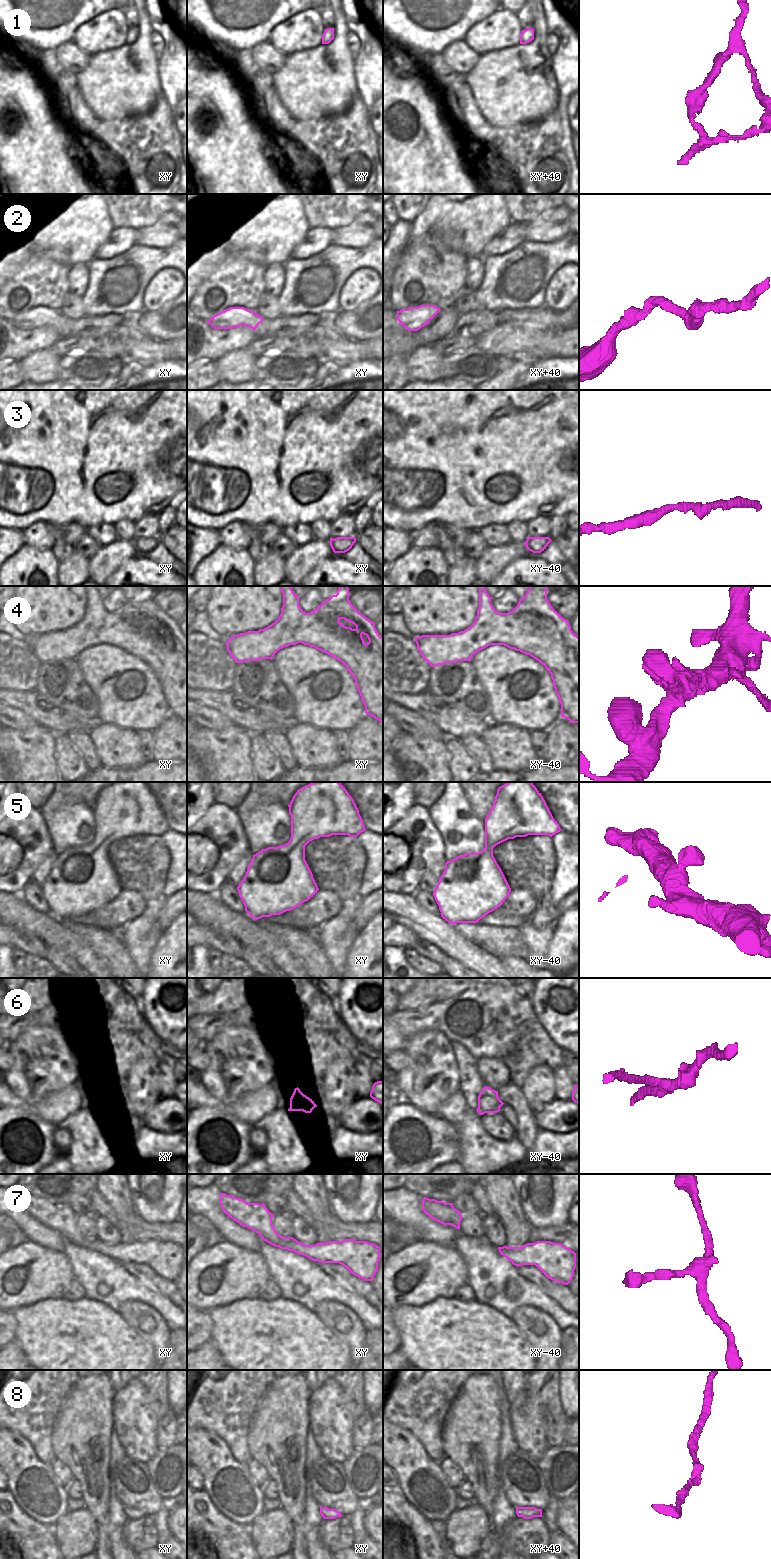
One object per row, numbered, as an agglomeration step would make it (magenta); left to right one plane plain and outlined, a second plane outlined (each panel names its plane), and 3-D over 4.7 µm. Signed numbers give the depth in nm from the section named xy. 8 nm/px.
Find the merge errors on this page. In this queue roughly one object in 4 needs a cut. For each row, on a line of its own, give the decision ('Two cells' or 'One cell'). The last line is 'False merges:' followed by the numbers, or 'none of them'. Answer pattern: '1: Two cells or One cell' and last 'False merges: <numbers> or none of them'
1: One cell
2: One cell
3: One cell
4: One cell
5: One cell
6: Two cells
7: One cell
8: One cell
False merges: 6.

